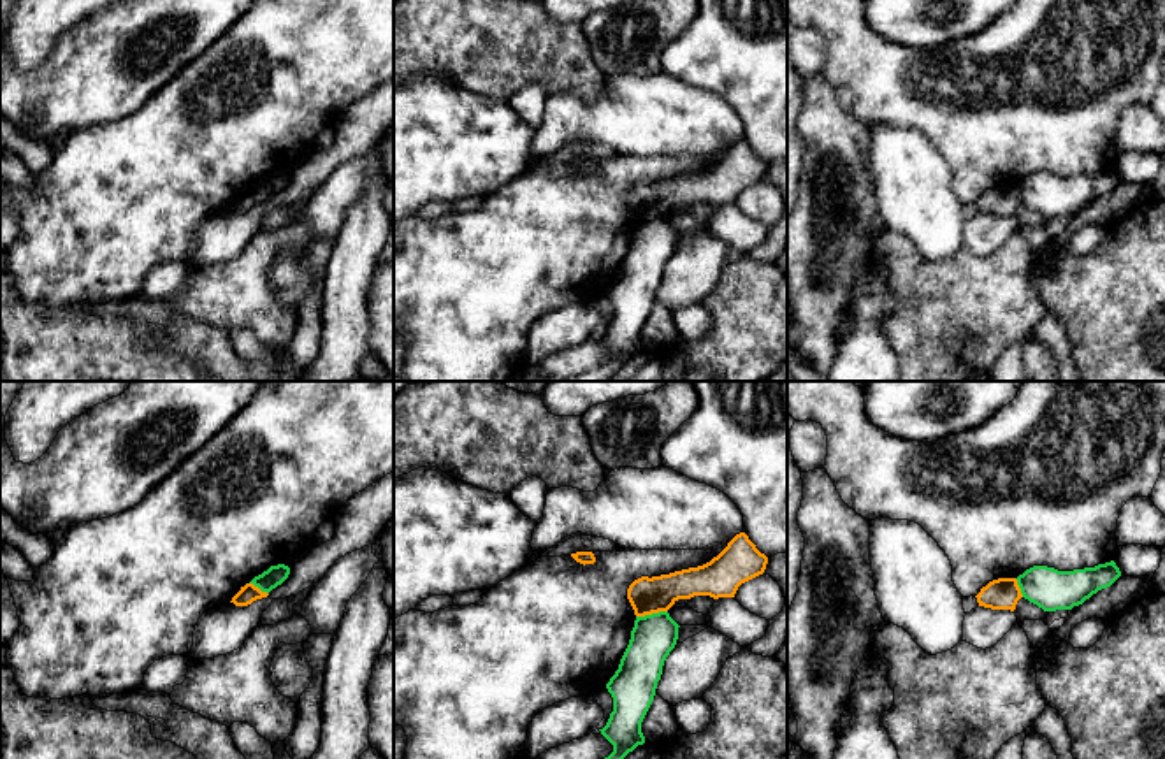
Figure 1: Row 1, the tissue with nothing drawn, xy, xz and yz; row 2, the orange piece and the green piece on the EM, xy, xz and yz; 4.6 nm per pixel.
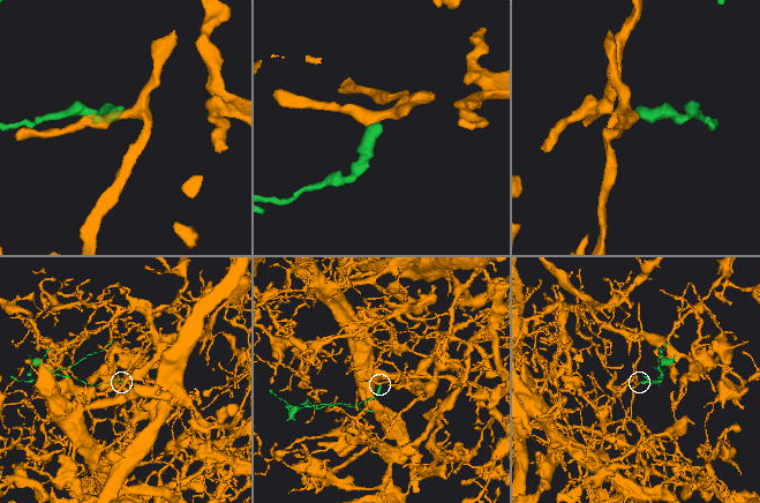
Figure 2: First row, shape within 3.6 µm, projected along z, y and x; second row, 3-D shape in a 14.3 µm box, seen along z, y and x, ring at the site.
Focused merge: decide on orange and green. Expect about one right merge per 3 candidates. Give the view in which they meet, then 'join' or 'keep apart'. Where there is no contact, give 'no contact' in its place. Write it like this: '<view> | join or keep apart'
xz | keep apart

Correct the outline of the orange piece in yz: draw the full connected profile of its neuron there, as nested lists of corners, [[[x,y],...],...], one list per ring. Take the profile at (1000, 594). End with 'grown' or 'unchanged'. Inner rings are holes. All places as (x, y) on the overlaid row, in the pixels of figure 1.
[[[998,578],[982,587],[975,597],[979,606],[1014,611],[1023,594],[1016,578]]] | unchanged

